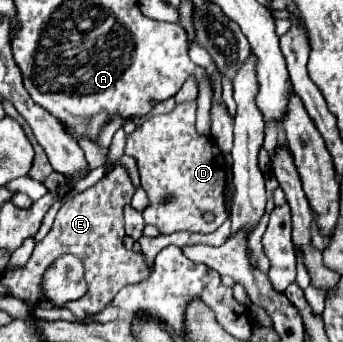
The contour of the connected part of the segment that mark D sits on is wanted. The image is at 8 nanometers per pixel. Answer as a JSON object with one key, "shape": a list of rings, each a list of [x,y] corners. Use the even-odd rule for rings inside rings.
{"shape":[[[196,102],[176,104],[176,108],[170,114],[160,114],[148,118],[138,130],[126,136],[126,154],[134,156],[138,160],[138,172],[142,180],[142,188],[148,194],[148,206],[142,210],[146,224],[154,224],[160,234],[172,234],[172,232],[200,232],[208,234],[214,232],[218,226],[226,222],[226,210],[224,210],[224,186],[226,186],[226,162],[218,146],[214,146],[214,140],[206,140],[196,132]],[[210,212],[214,216],[212,222],[204,220],[204,214]]]}

